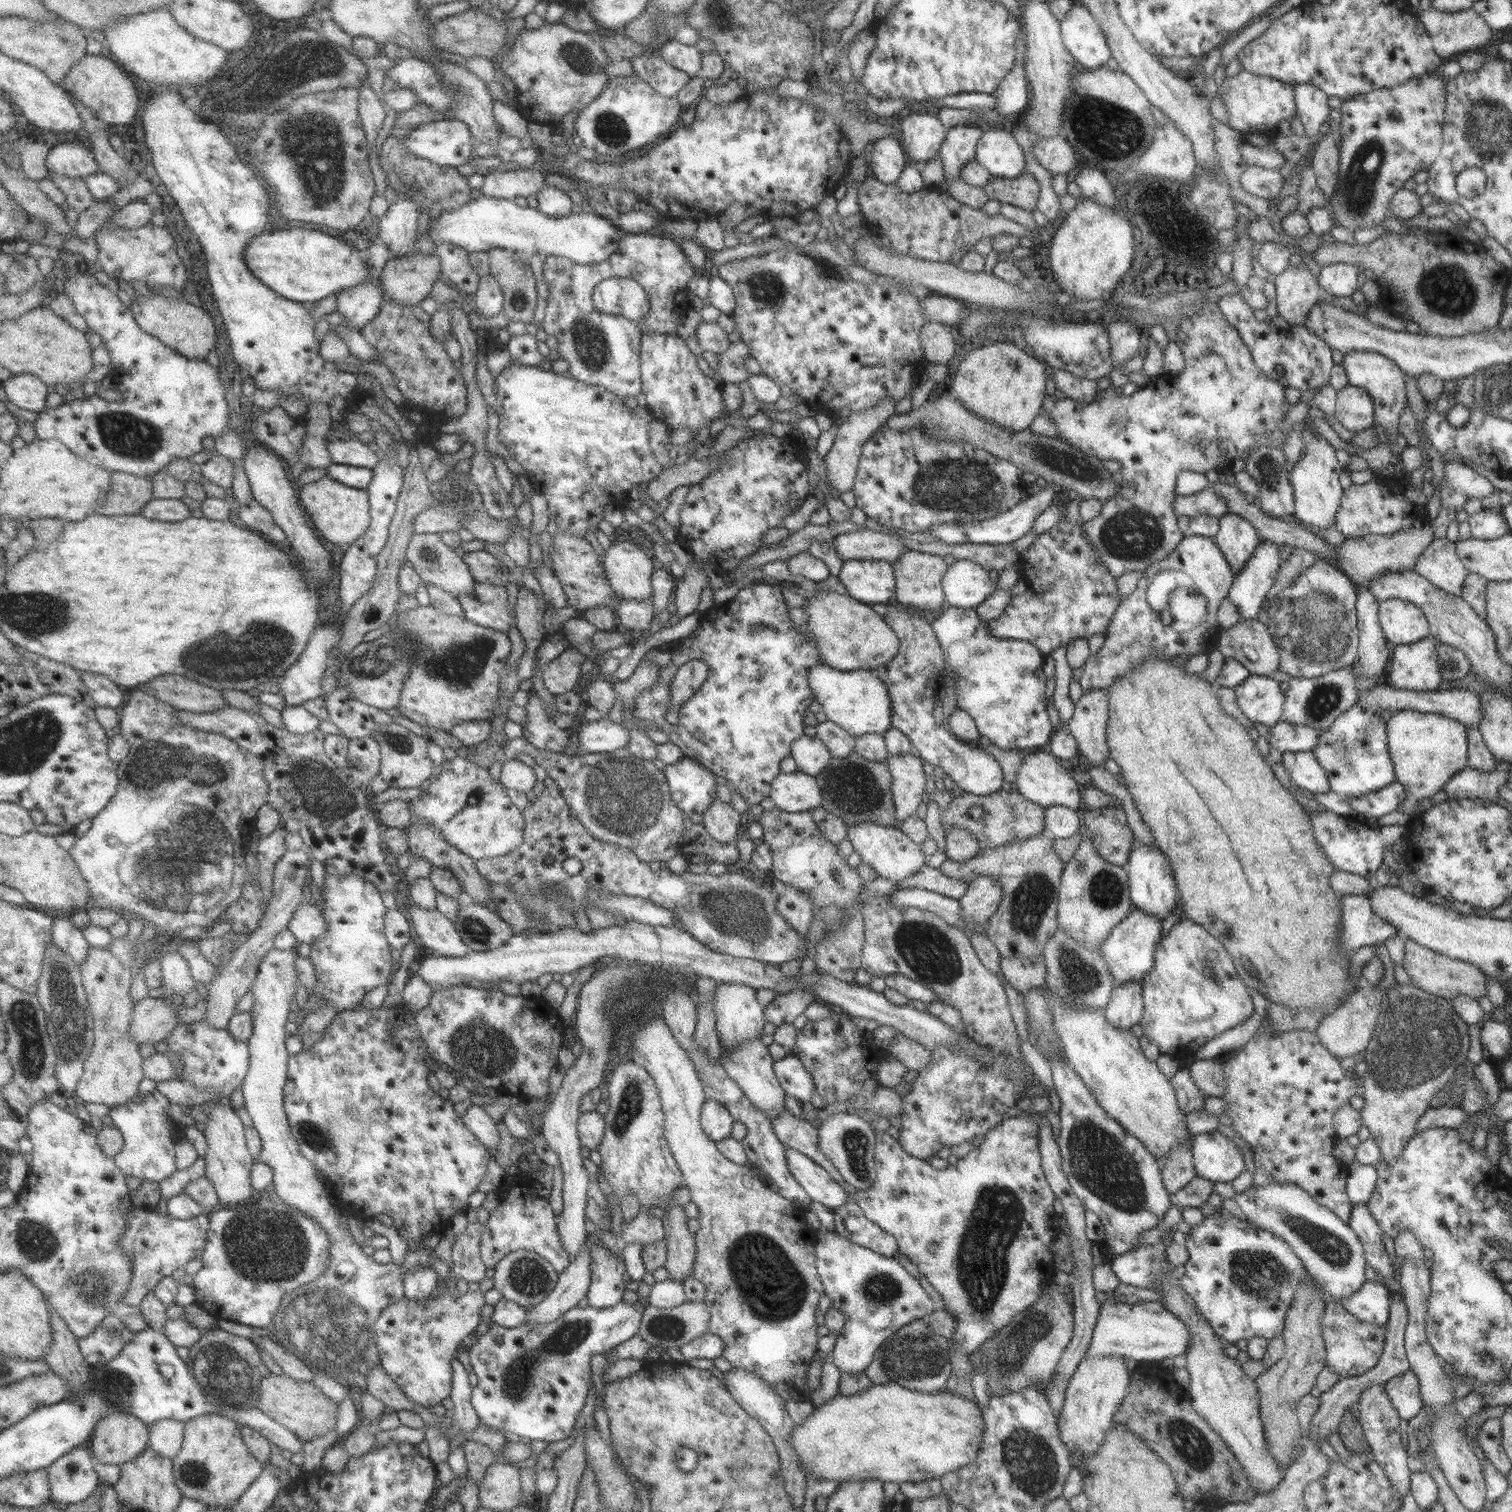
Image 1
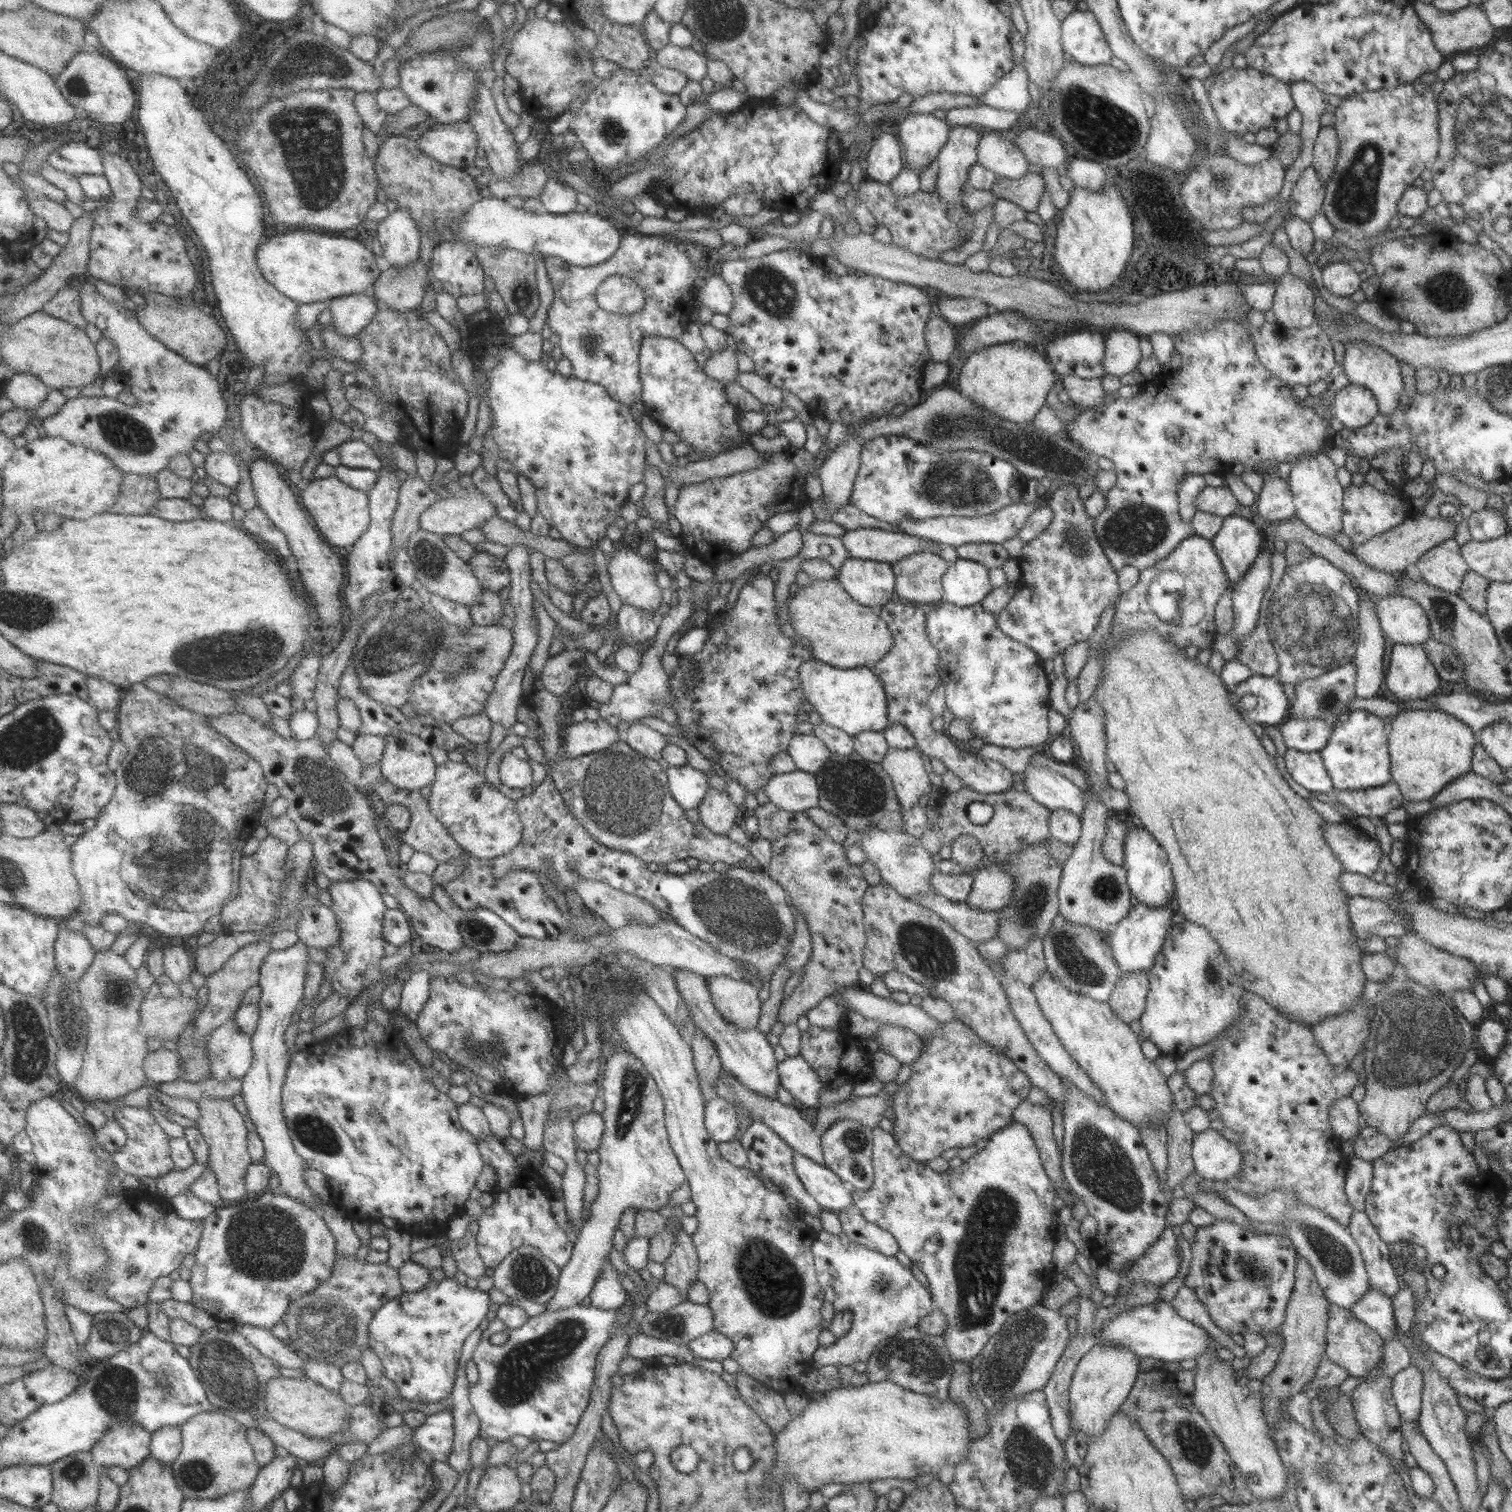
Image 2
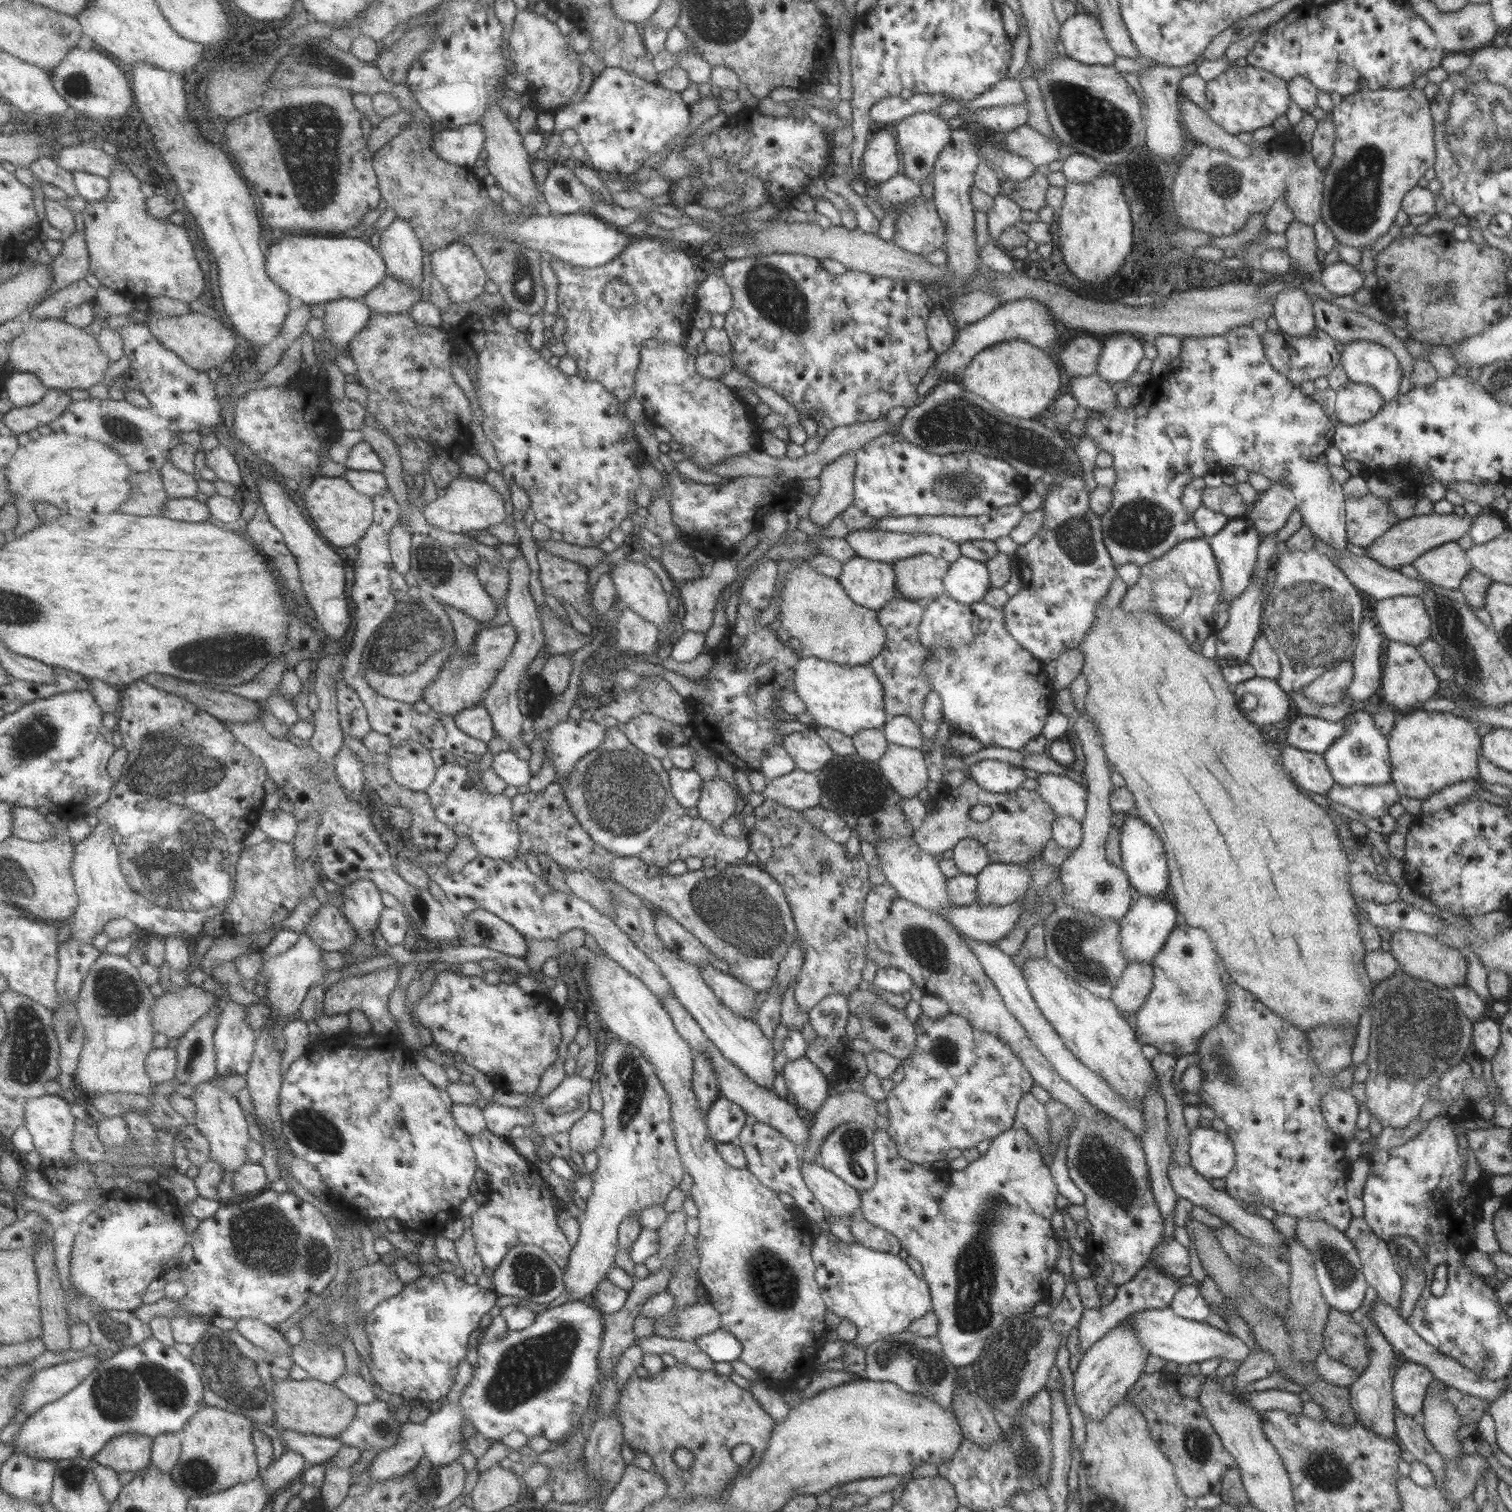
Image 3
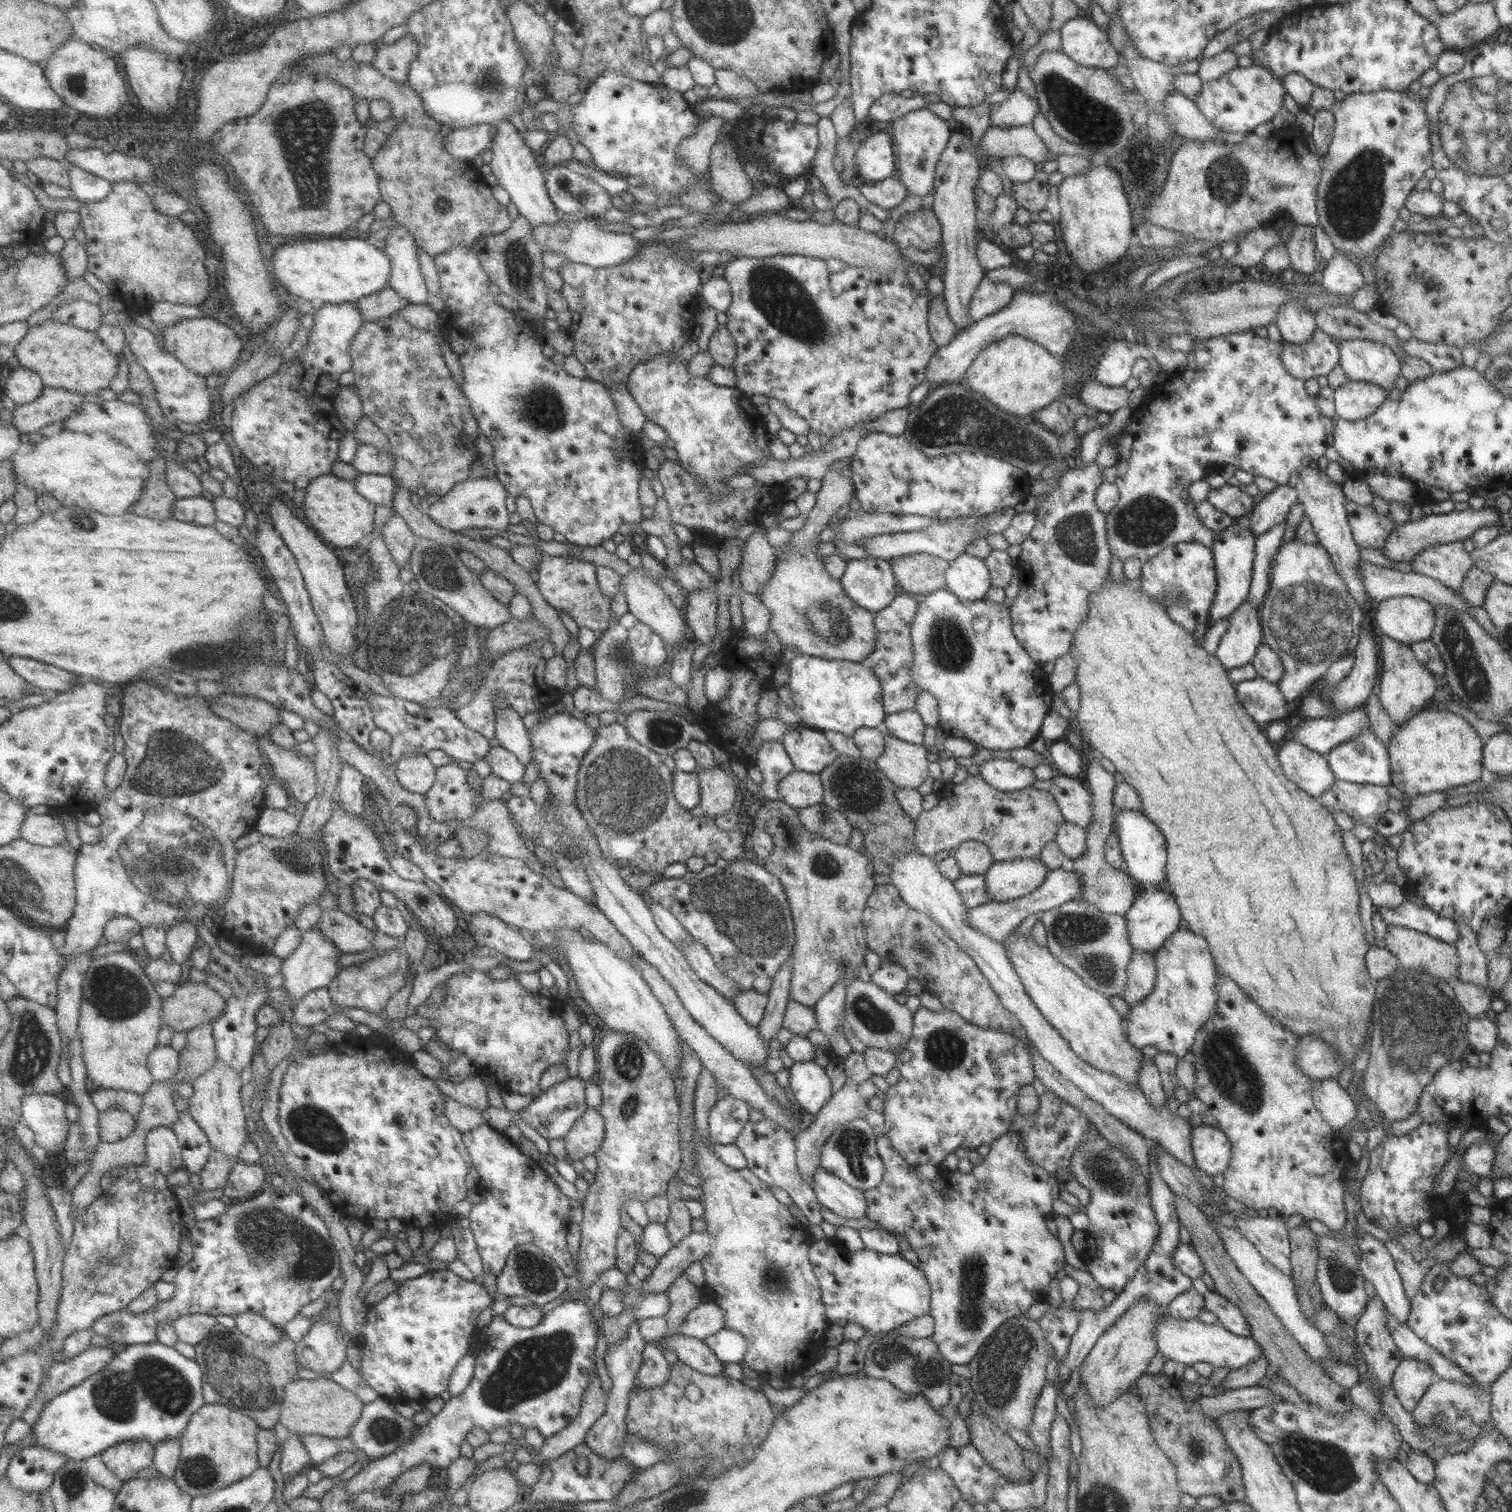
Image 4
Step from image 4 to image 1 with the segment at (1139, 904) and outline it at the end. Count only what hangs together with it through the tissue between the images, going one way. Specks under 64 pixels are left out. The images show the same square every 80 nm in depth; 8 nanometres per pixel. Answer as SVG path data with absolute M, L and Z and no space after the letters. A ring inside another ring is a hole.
M1136 909L1121 920L1115 928L1112 928L1109 936L1098 946L1107 972L1112 976L1114 986L1140 980L1152 969L1153 953L1161 938L1159 936L1161 921Z

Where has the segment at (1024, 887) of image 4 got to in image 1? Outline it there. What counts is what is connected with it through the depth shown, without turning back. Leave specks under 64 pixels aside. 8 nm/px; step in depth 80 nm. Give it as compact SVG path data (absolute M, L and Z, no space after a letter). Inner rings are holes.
M978 876L968 884L958 902L962 924L982 926L999 908L1001 887L990 876Z

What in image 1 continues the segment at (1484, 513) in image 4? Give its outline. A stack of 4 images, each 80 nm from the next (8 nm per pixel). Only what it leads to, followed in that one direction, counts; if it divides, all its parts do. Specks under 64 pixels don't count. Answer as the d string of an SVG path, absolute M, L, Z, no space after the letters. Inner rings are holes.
M1425 519L1427 523L1420 523L1415 521L1413 527L1400 530L1399 532L1393 532L1389 534L1371 534L1365 535L1359 538L1345 538L1339 545L1334 546L1332 550L1335 551L1337 558L1333 560L1333 563L1329 561L1335 568L1347 575L1347 578L1353 582L1356 586L1366 585L1371 579L1376 576L1382 575L1387 571L1396 571L1399 569L1413 569L1415 567L1419 554L1425 550L1425 547L1434 538L1432 530L1430 529L1430 523L1428 519Z

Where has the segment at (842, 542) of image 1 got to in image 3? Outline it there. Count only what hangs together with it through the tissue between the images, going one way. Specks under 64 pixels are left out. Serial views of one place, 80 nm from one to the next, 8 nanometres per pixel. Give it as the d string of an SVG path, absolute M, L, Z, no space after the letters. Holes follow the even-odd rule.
M859 529L854 531L849 530L844 539L851 547L851 550L853 550L855 557L859 556L867 560L889 564L903 558L923 553L936 556L951 564L957 560L959 555L958 545L938 534L903 534L875 529Z

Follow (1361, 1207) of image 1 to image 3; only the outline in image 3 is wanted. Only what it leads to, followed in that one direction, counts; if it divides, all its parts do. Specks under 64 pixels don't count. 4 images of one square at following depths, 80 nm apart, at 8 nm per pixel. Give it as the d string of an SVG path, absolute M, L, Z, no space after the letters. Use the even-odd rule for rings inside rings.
M1352 1216L1343 1234L1345 1234L1345 1238L1349 1239L1357 1250L1361 1272L1363 1272L1366 1284L1376 1290L1377 1298L1383 1304L1387 1304L1387 1306L1391 1306L1397 1310L1399 1302L1401 1302L1402 1276L1399 1275L1399 1271L1395 1266L1395 1260L1392 1258L1392 1246L1375 1236L1363 1216Z

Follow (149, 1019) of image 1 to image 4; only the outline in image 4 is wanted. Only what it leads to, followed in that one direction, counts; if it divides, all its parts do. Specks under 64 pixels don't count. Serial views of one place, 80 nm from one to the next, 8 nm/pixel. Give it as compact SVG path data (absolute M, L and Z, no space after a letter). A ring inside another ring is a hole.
M183 982L164 1000L162 1024L177 1032L212 1023L227 1008L227 999L206 982Z

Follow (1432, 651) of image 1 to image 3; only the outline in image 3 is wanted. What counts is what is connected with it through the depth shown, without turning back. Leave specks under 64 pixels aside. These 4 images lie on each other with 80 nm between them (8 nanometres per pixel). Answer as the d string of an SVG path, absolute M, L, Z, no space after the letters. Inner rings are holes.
M1389 640L1385 665L1382 670L1380 691L1377 695L1385 706L1391 706L1398 715L1420 708L1421 703L1434 697L1439 679L1429 665L1421 658L1420 652L1413 645Z

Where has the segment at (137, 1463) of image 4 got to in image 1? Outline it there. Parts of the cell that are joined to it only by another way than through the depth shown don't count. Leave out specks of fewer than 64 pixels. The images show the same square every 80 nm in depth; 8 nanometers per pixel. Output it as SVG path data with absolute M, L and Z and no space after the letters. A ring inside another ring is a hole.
M131 1412L106 1414L96 1424L89 1447L95 1461L124 1465L150 1448L149 1426Z

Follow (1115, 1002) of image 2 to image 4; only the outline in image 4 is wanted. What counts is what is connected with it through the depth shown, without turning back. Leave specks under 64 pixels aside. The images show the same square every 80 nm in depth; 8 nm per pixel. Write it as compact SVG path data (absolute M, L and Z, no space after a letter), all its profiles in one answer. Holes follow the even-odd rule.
M1155 951L1131 953L1124 987L1116 994L1128 1007L1141 1002L1153 990L1156 975L1154 954Z

